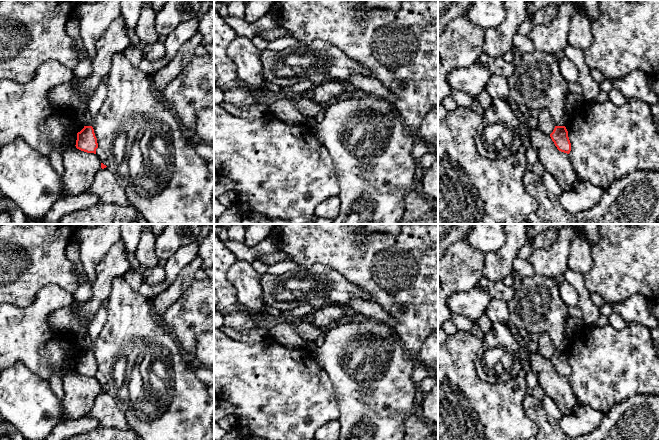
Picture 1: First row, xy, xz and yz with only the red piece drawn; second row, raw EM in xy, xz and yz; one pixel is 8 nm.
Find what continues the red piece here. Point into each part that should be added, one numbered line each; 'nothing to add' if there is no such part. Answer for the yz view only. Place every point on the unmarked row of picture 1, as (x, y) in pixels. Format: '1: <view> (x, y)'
nothing to add

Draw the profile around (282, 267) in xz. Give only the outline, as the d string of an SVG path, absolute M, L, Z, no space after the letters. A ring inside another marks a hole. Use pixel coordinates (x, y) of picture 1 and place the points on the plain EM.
M287 259L287 260L278 262L276 264L269 265L267 267L266 272L271 275L280 275L280 274L284 274L290 270L297 270L300 268L301 268L300 265L293 262L292 260Z

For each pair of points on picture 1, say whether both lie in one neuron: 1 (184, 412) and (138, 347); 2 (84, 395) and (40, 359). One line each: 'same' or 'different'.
1: same
2: different

